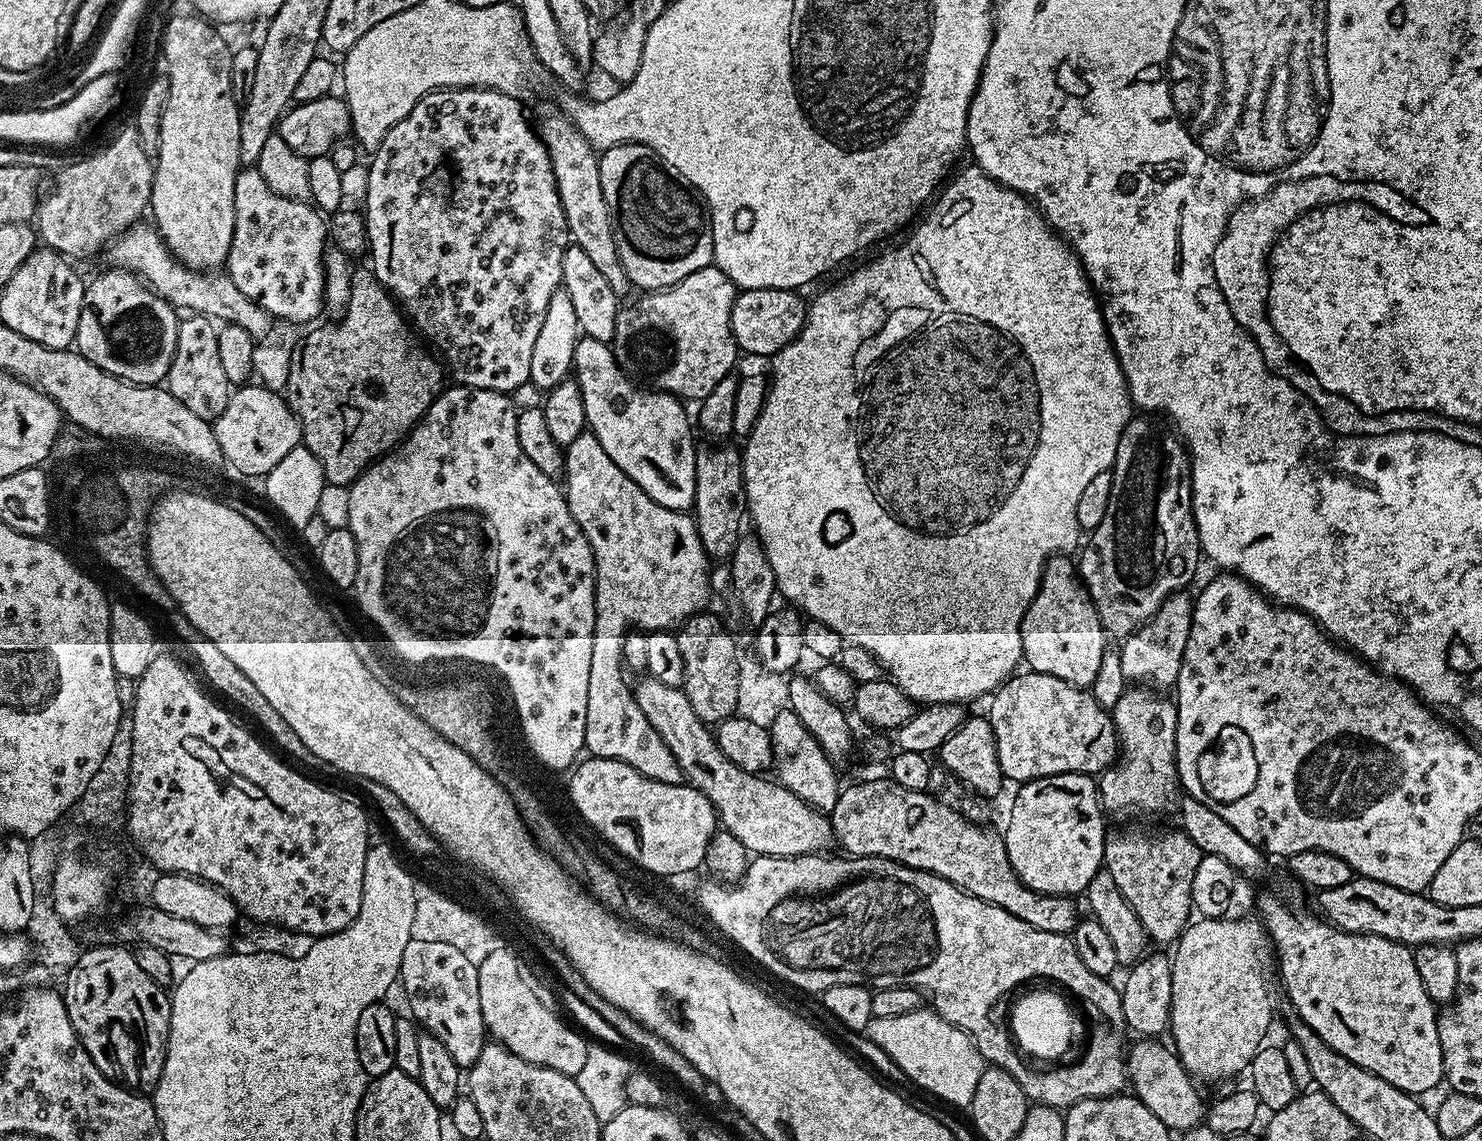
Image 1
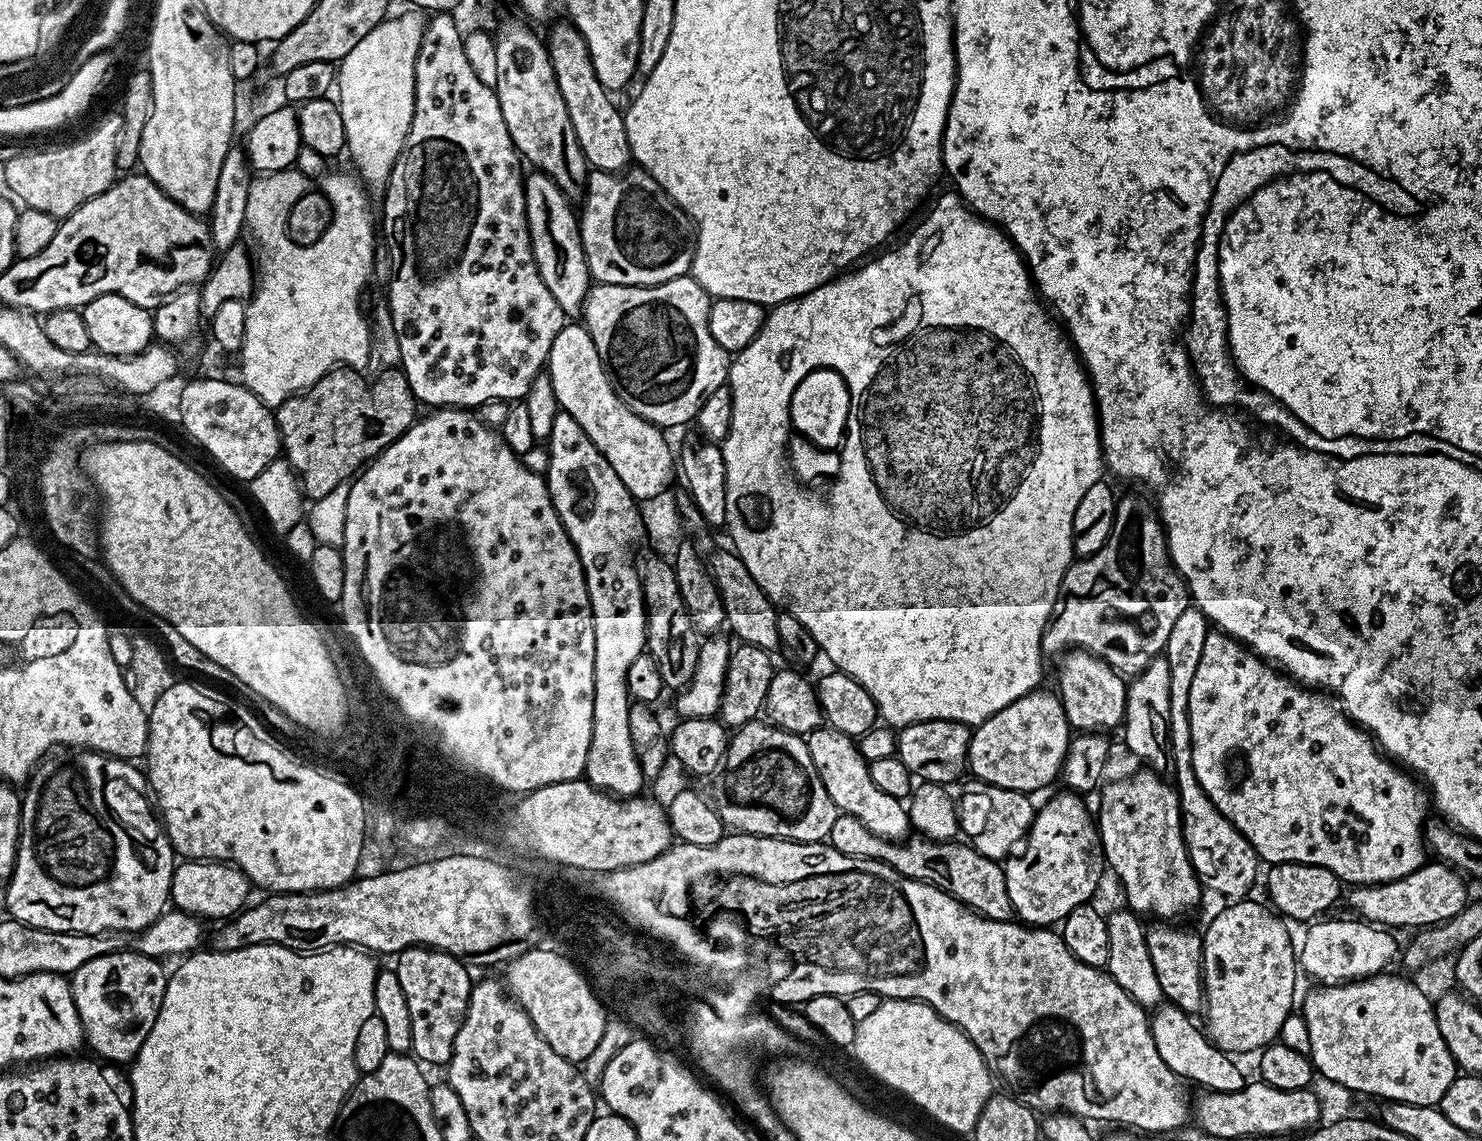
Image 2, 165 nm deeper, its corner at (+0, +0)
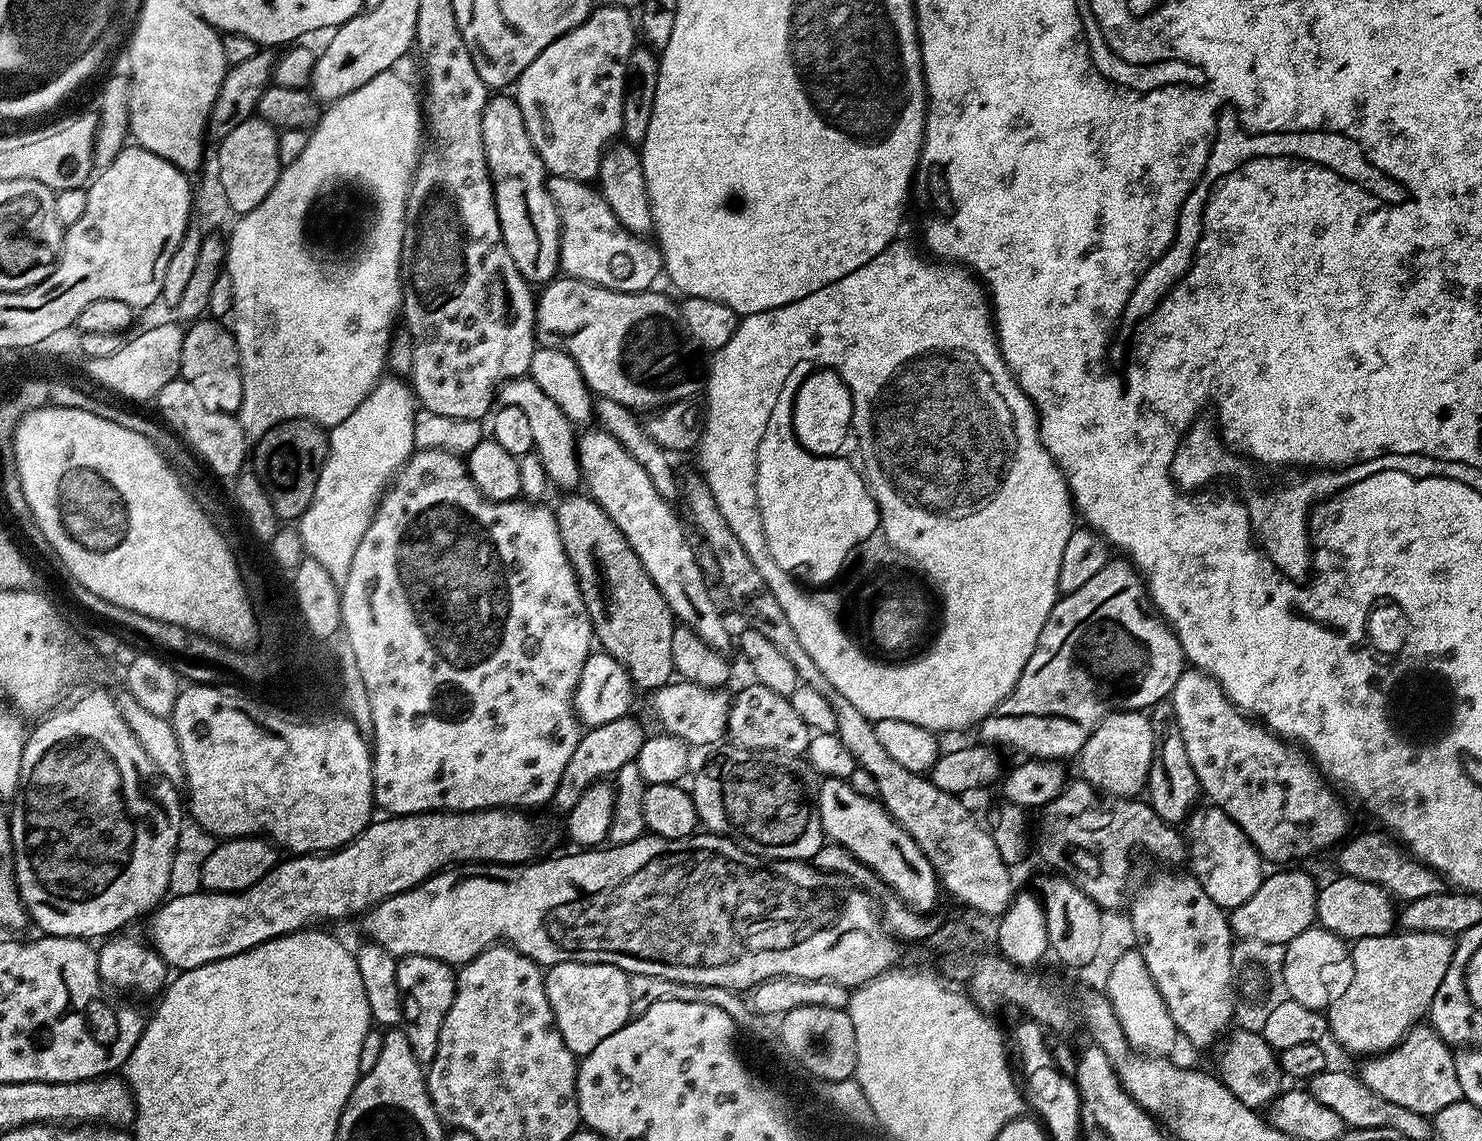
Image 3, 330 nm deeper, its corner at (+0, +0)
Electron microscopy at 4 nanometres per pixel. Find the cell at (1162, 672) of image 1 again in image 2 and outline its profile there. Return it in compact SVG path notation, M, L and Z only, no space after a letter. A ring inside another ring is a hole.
M1164 658L1149 662L1138 675L1131 677L1124 711L1124 744L1141 760L1141 765L1161 774L1170 768L1168 719L1170 718L1170 668Z

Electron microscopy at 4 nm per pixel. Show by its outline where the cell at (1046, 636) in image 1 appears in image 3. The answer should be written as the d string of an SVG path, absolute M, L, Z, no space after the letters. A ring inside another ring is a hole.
M1143 711L1112 712L1094 729L1086 746L1080 751L1079 775L1101 793L1110 796L1139 797L1145 791L1148 782L1155 741L1152 721Z

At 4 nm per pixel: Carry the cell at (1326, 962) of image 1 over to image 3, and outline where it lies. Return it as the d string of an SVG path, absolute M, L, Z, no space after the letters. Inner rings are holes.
M1430 1026L1412 1028L1395 1048L1367 1057L1361 1064L1364 1065L1358 1069L1360 1080L1374 1094L1382 1094L1382 1098L1423 1116L1431 1118L1438 1110L1446 1110L1446 1106L1454 1106L1454 1102L1462 1099L1453 1049Z

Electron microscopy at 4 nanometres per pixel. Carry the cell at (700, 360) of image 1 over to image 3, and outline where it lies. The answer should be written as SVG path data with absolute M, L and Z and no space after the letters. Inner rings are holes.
M557 278L549 280L543 285L542 291L539 293L536 302L536 335L541 345L549 348L561 347L568 355L574 358L574 362L578 366L578 370L582 374L582 378L587 382L588 387L592 389L596 396L605 396L606 398L614 398L614 402L622 402L622 406L633 410L641 410L640 408L648 408L647 410L655 410L665 408L667 404L673 404L679 400L691 400L697 395L696 391L702 388L702 372L696 367L699 366L700 360L696 357L698 353L697 345L688 334L688 329L684 326L684 317L680 315L680 304L672 301L670 297L663 296L657 290L649 290L647 292L615 292L609 288L603 288L597 284L591 284L585 280L573 280L571 278Z

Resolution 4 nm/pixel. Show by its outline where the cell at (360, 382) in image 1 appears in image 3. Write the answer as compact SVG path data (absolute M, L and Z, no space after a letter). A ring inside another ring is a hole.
M287 420L255 441L254 471L268 491L277 517L284 522L296 522L310 506L318 486L324 459L328 456L328 432L313 420Z

